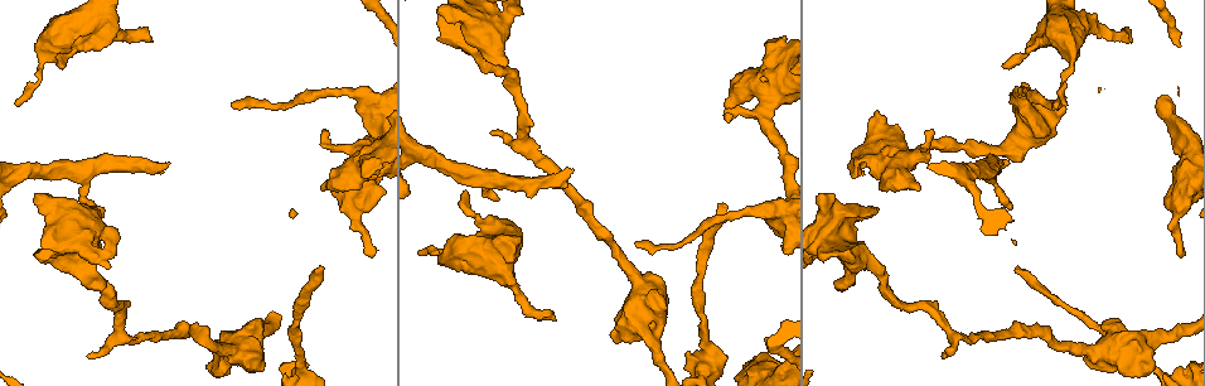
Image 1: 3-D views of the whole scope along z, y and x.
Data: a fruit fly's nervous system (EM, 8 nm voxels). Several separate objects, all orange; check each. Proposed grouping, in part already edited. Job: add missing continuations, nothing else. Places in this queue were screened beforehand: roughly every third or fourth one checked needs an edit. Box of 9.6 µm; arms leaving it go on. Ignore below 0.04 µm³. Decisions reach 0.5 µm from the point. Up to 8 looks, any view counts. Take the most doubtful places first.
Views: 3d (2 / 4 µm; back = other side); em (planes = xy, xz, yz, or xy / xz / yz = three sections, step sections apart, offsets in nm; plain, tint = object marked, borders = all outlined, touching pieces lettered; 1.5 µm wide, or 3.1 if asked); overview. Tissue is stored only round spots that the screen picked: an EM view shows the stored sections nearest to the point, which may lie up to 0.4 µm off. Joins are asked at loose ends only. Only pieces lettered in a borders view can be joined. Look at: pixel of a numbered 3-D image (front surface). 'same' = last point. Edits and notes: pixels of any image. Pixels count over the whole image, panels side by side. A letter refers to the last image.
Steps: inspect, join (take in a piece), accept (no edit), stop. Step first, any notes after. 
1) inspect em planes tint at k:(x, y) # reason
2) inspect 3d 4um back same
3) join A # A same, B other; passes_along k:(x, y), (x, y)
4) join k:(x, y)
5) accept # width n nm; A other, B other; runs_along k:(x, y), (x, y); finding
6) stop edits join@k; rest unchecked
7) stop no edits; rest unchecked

inspect em planes borders at 1:(319, 271) # branch stops here

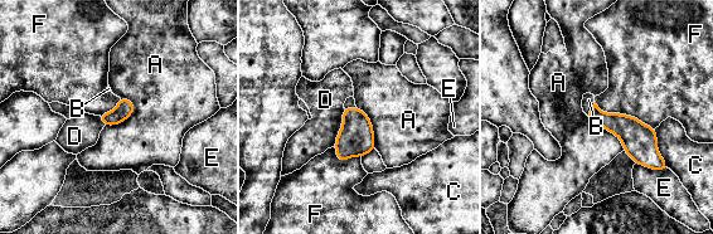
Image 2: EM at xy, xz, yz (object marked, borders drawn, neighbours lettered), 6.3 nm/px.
join B # width 110 nm; A other, B same, C other, D other, E other, F other; it goes on there

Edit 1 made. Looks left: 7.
inspect 3d 2um back at 1:(151, 41) # free end

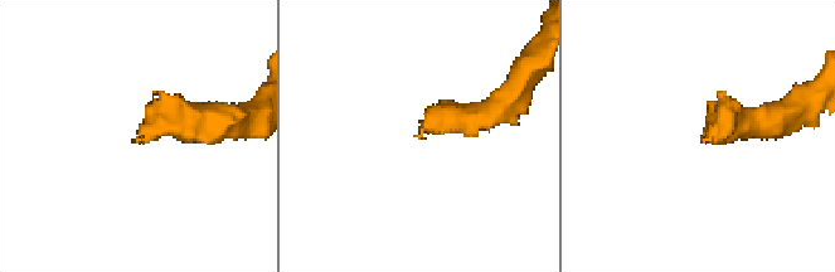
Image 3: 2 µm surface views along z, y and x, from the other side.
inspect em yz step 4 tint at 3:(703, 138) # now the EM

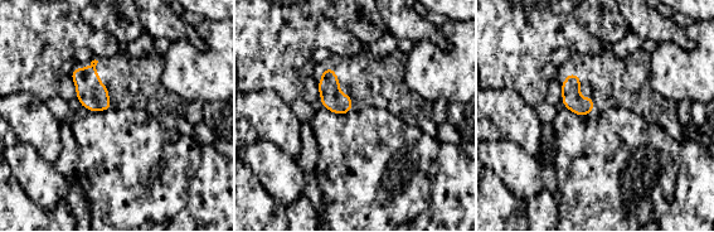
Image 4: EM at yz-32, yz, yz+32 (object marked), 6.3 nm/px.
inspect em planes borders same # cut it another way

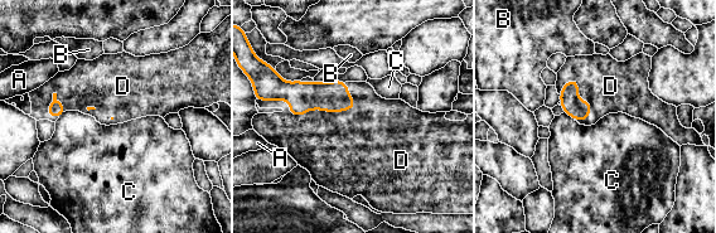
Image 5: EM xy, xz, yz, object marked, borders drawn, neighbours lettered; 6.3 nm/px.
join D # A other, B other, C other, D same; passes_along 5:(333, 97), (308, 110), (325, 144); the neuron continues

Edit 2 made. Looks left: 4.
inspect 3d 4um at 1:(942, 354) # thin end

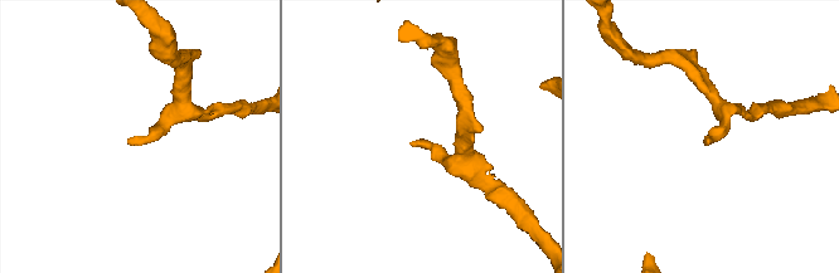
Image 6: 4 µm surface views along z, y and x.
inspect em planes borders at 6:(412, 144) # need the tissue

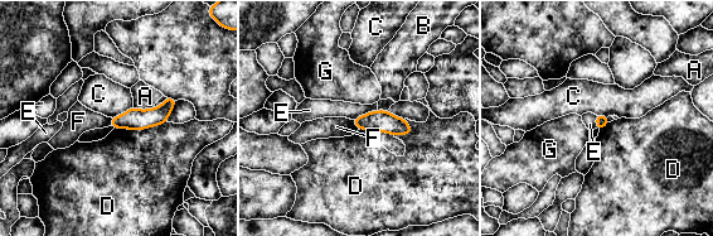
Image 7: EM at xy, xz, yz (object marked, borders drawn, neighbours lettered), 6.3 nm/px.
accept # A other, B other, C other, D other, E other, F other, G other; border 7:(352, 120), (359, 129); no lettered piece goes on from it

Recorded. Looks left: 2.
stop edits join@2, join@5; rest unchecked

